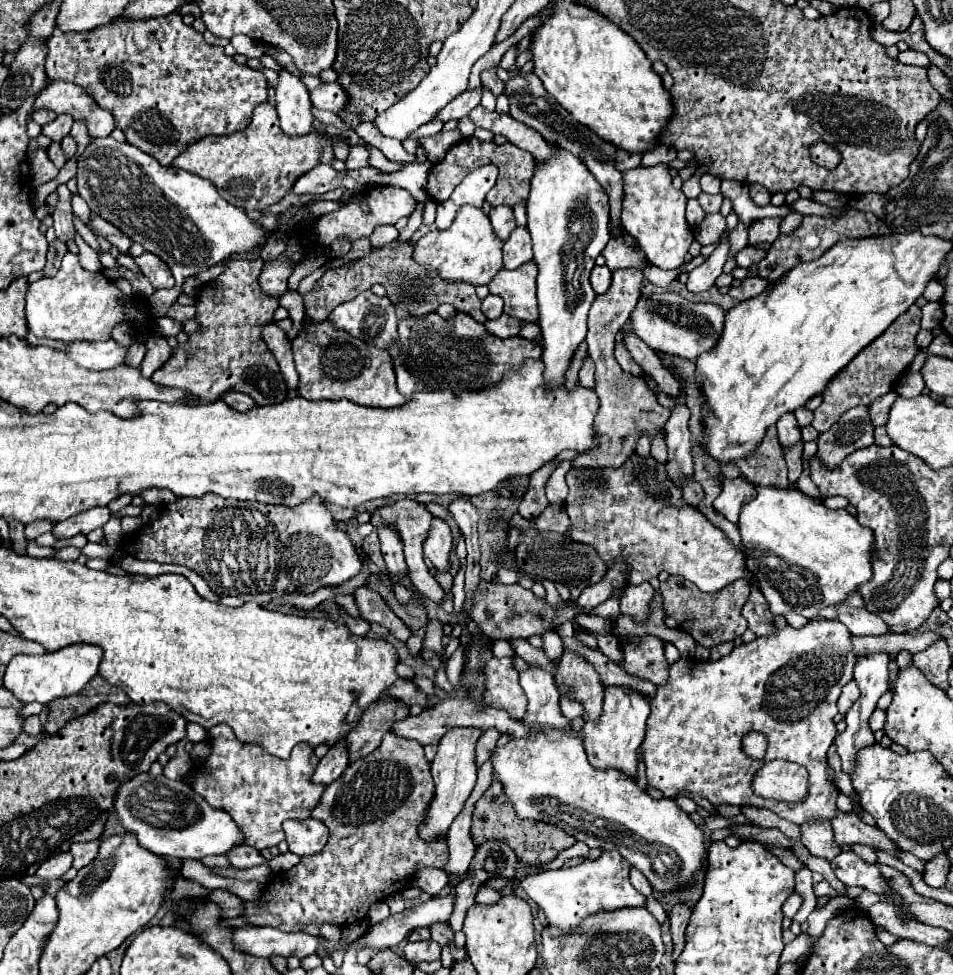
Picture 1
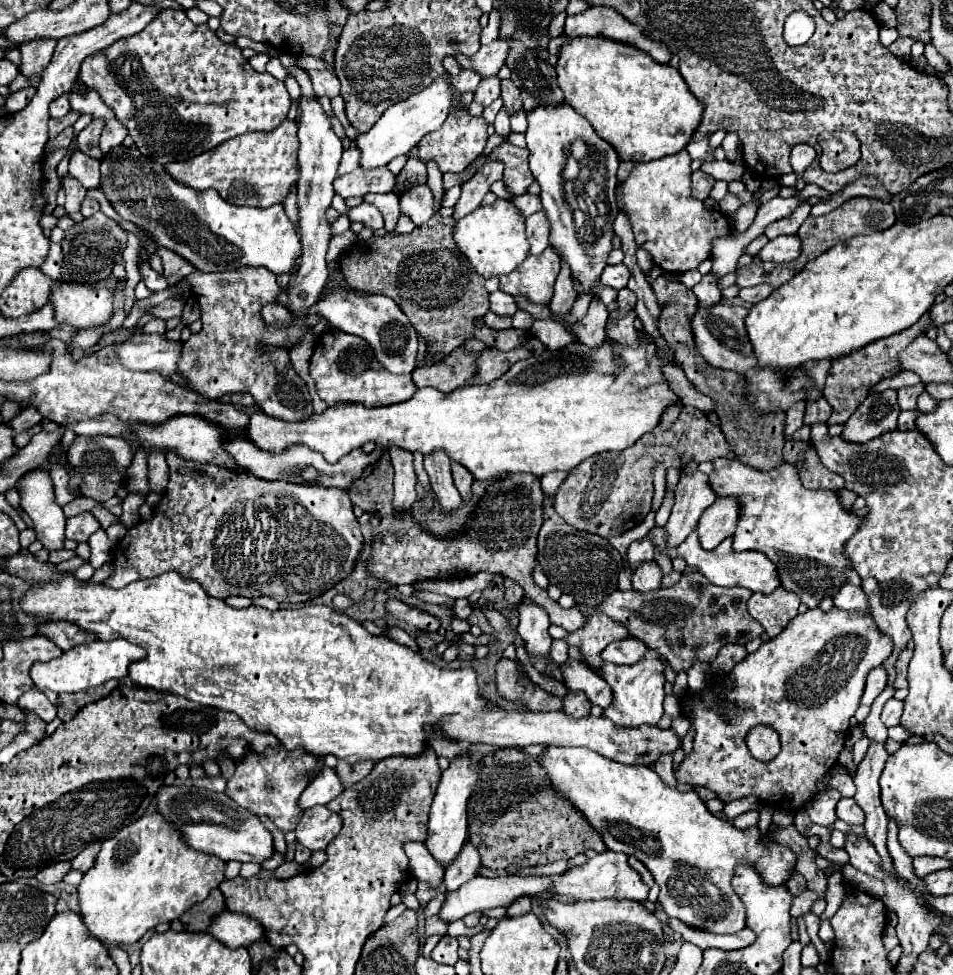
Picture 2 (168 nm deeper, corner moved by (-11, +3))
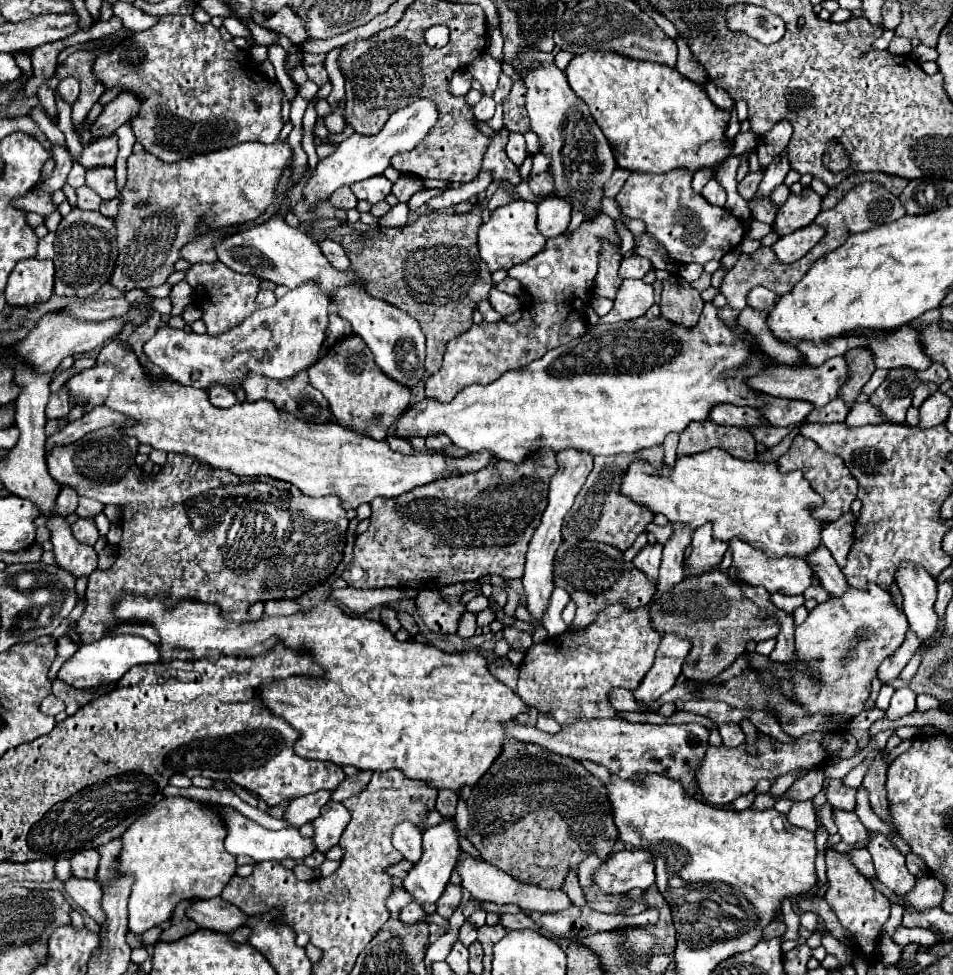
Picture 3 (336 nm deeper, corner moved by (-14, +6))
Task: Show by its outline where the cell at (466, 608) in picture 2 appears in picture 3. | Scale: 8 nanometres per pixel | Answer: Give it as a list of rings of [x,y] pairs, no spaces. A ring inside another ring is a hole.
[[[467,611],[459,621],[457,634],[462,638],[470,638],[474,636],[476,628],[476,615]]]

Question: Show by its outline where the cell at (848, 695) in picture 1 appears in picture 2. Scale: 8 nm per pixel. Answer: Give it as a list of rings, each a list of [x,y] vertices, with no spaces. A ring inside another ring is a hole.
[[[876,667],[868,673],[866,687],[864,687],[864,697],[860,699],[862,705],[872,705],[872,701],[884,691],[886,687],[886,671],[882,667]]]

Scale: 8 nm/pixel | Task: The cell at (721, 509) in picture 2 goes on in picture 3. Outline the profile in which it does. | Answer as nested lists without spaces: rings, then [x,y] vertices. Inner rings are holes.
[[[711,524],[697,528],[691,538],[691,554],[683,560],[683,568],[687,568],[685,578],[697,578],[705,572],[715,572],[723,560],[725,550],[725,542],[713,540]]]

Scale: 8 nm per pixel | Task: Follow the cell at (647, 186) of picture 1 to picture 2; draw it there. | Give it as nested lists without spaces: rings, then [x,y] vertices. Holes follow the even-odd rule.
[[[682,149],[660,161],[638,163],[624,185],[616,191],[618,207],[626,211],[638,247],[646,249],[654,263],[668,273],[696,269],[700,261],[710,257],[712,239],[728,235],[728,219],[718,211],[704,209],[704,203],[690,193],[690,155]]]

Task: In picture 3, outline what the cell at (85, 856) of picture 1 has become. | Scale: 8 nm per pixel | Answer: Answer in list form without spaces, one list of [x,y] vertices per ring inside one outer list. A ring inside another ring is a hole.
[[[95,848],[83,850],[71,858],[71,872],[75,878],[89,878],[95,880],[97,866],[99,866],[99,852]]]

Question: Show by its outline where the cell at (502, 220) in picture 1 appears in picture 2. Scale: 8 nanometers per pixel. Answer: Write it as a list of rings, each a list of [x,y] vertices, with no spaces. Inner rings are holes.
[[[524,193],[524,195],[520,195],[520,197],[514,197],[512,203],[514,203],[514,207],[520,211],[522,217],[530,217],[532,213],[536,213],[536,211],[542,209],[540,197],[530,195],[530,193]]]

